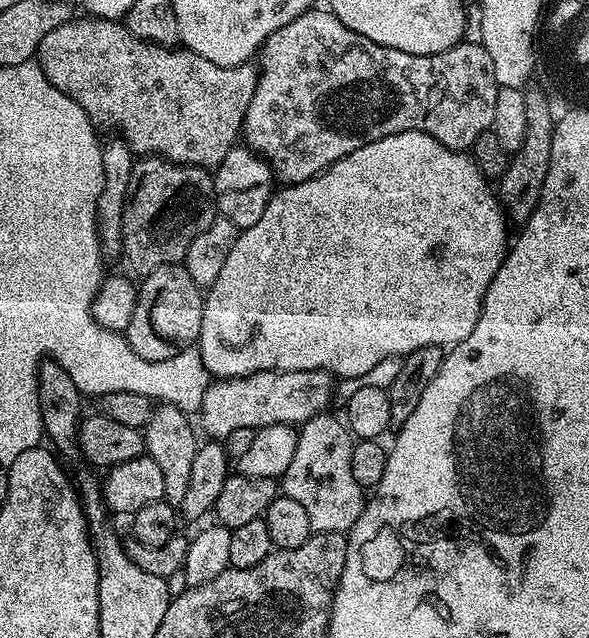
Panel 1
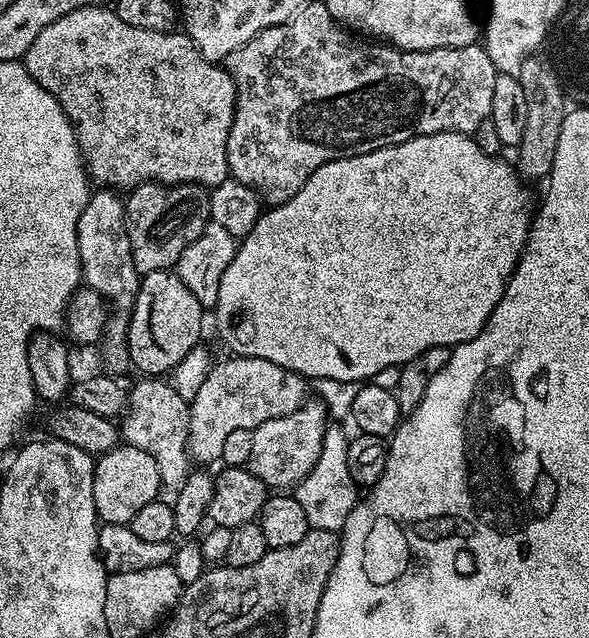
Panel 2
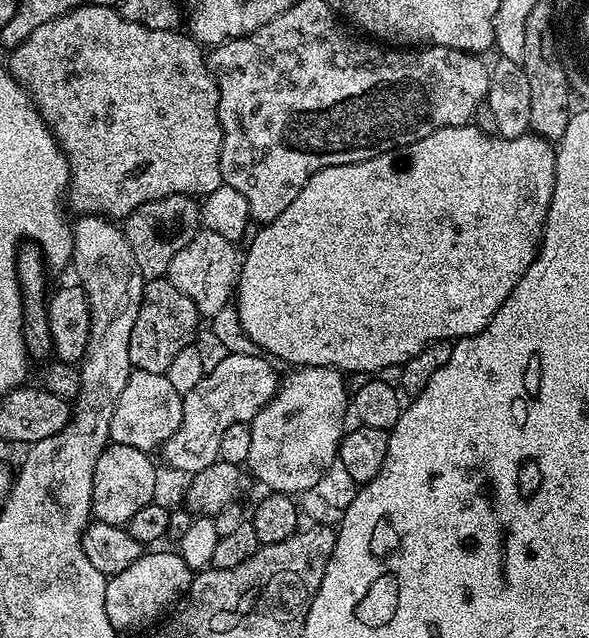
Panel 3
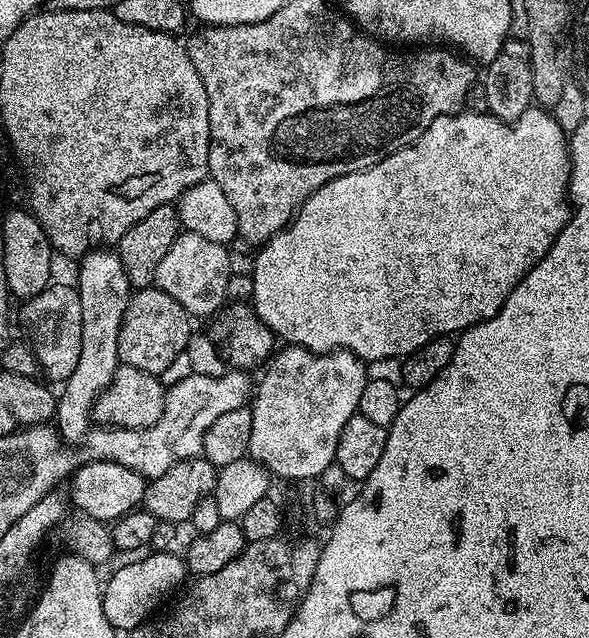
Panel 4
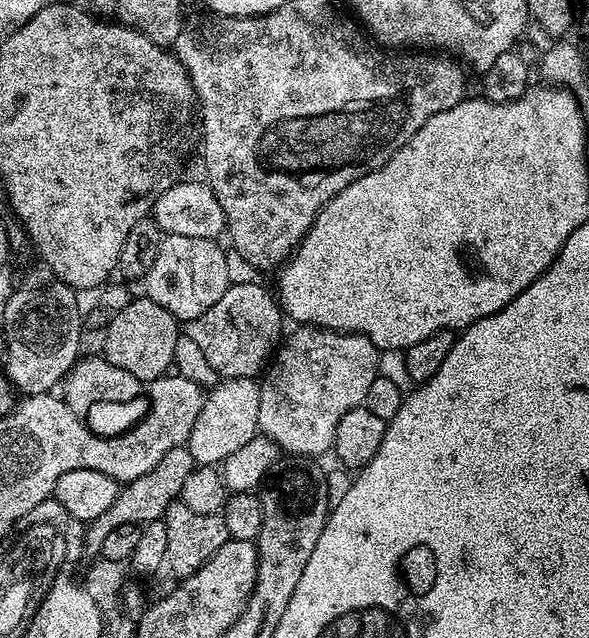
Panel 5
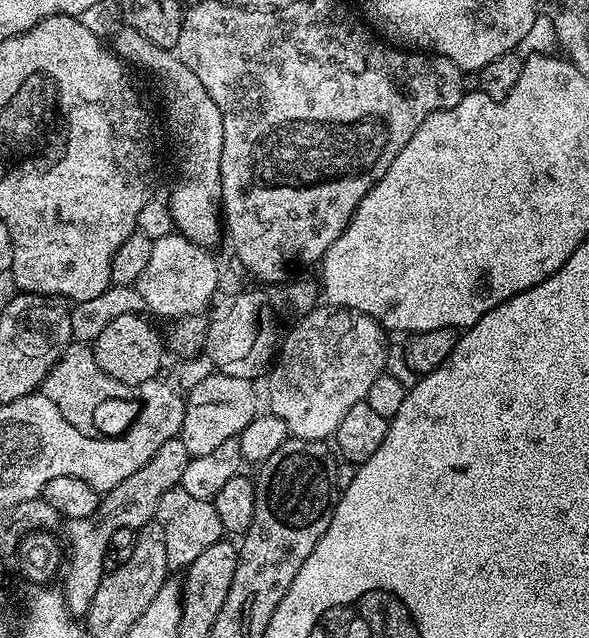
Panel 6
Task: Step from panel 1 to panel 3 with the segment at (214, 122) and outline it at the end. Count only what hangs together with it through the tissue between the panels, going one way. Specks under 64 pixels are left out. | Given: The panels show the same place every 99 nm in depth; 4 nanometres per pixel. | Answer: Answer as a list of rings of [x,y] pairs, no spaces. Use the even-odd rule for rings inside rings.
[[[90,2],[86,6],[76,8],[72,12],[62,14],[34,30],[26,42],[11,49],[12,56],[6,61],[6,67],[19,84],[26,89],[28,97],[40,112],[40,117],[47,124],[52,135],[60,144],[60,149],[68,158],[68,190],[67,203],[76,214],[102,216],[113,222],[123,221],[138,206],[151,200],[166,198],[170,194],[195,196],[203,198],[218,190],[223,184],[220,169],[220,155],[222,154],[222,126],[216,111],[218,110],[218,86],[208,69],[206,52],[191,35],[177,30],[150,30],[146,26],[138,26],[138,22],[130,22],[120,16],[115,7],[107,8],[104,4]]]

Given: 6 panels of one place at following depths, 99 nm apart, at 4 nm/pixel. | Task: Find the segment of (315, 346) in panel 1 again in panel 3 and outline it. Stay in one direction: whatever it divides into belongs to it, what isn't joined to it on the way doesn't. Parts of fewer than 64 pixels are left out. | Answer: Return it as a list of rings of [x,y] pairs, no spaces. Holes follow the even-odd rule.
[[[471,123],[439,128],[418,142],[383,152],[369,160],[326,166],[326,170],[318,170],[318,174],[308,179],[306,186],[298,190],[298,198],[294,198],[294,202],[290,202],[290,206],[286,206],[278,218],[274,218],[270,224],[257,227],[256,237],[247,241],[248,253],[245,256],[243,253],[238,268],[240,309],[236,316],[245,334],[261,348],[257,348],[261,353],[269,357],[277,356],[285,360],[288,366],[326,366],[338,368],[344,374],[375,374],[386,366],[405,364],[434,340],[455,342],[462,336],[478,334],[492,321],[496,311],[504,305],[514,286],[518,286],[522,274],[526,274],[540,252],[546,214],[554,194],[555,177],[556,150],[549,141],[535,134],[508,140],[505,136],[483,133]]]

